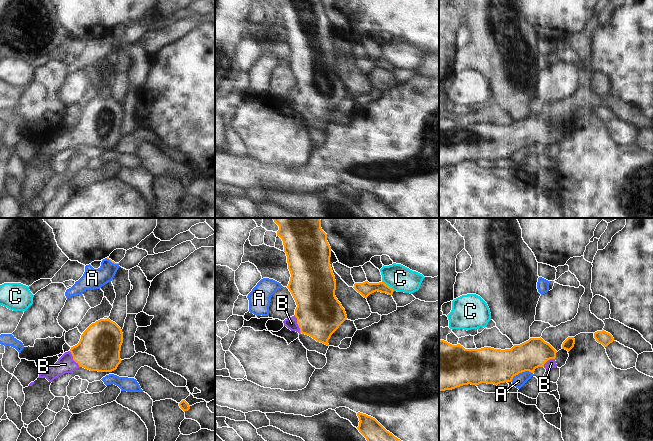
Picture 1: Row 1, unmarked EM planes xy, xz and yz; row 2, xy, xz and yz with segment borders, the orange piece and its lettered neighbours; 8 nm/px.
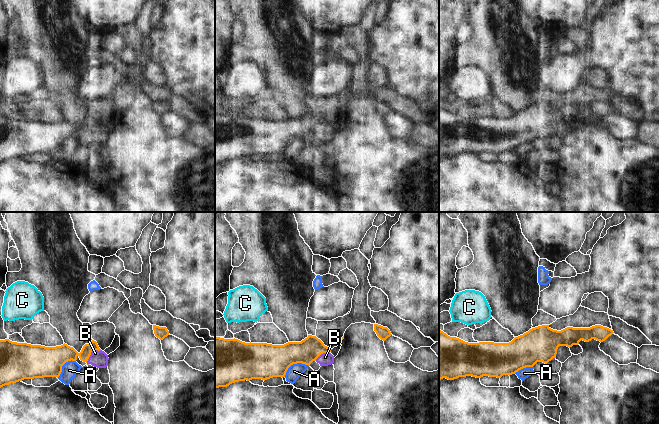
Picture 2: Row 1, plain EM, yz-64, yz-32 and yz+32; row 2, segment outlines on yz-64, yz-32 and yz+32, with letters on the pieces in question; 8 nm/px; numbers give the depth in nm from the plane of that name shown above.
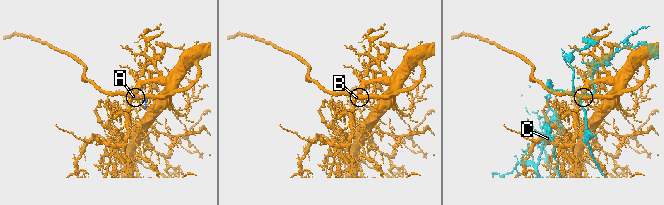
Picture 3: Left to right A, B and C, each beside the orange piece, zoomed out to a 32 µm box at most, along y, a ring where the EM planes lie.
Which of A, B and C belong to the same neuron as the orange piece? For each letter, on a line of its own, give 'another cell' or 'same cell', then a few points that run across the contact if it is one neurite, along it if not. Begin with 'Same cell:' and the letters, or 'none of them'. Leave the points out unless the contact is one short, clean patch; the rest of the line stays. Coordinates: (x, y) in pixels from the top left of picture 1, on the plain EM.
Same cell: B
A: another cell
B: same cell; line xz (319, 90), (297, 99), (291, 99)
C: another cell

